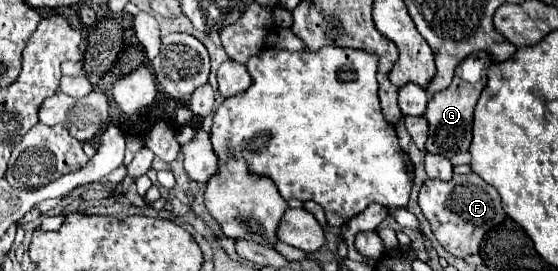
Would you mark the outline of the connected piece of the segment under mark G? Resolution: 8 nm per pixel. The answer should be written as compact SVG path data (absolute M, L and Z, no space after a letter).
M478 52L469 55L455 69L452 84L434 94L428 102L426 108L426 120L430 124L430 136L426 142L426 150L430 154L440 154L440 156L454 156L460 152L468 152L470 142L472 142L472 114L482 88L486 86L485 71L490 66L490 55L486 52Z

